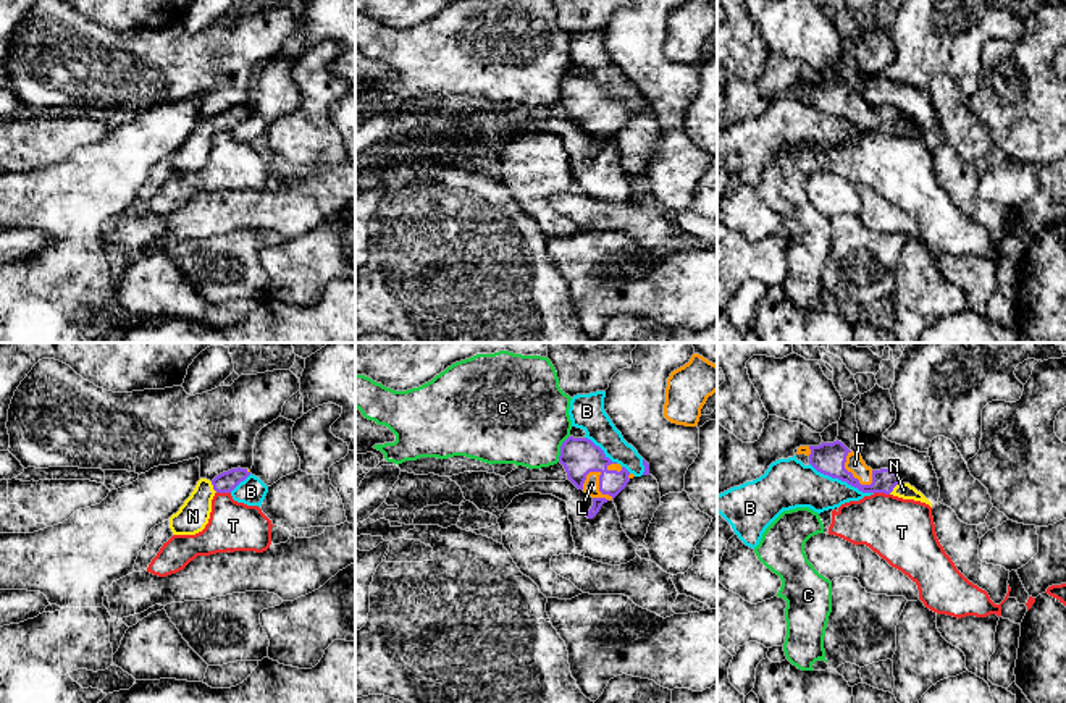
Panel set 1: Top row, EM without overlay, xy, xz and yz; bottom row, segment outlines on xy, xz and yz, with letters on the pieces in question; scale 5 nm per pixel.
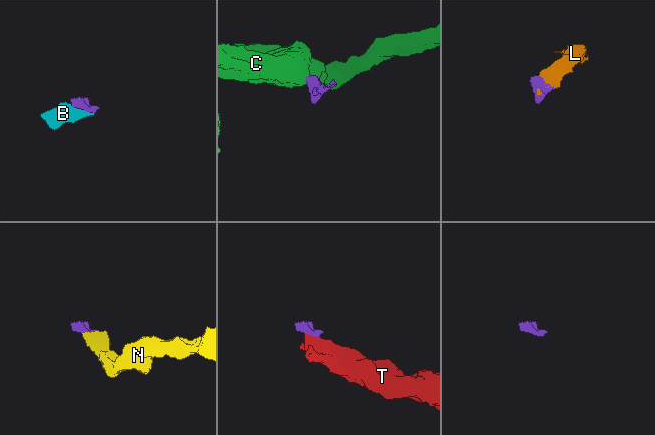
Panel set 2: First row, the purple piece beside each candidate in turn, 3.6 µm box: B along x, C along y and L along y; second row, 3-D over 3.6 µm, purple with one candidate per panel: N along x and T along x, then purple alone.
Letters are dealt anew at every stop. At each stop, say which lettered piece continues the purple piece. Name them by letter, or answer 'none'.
L, N

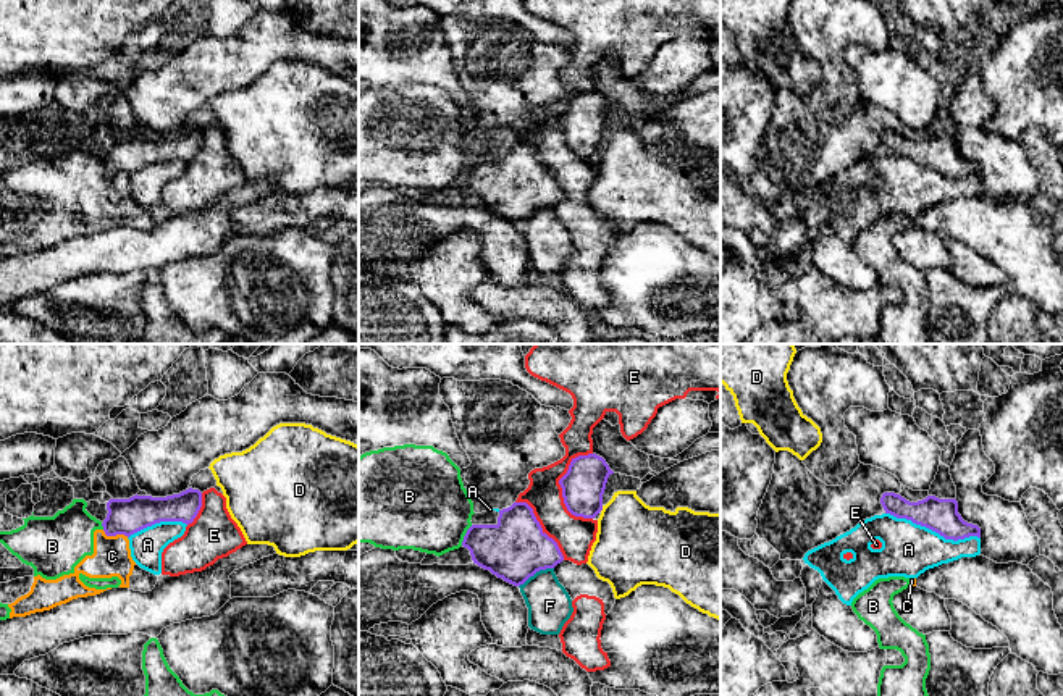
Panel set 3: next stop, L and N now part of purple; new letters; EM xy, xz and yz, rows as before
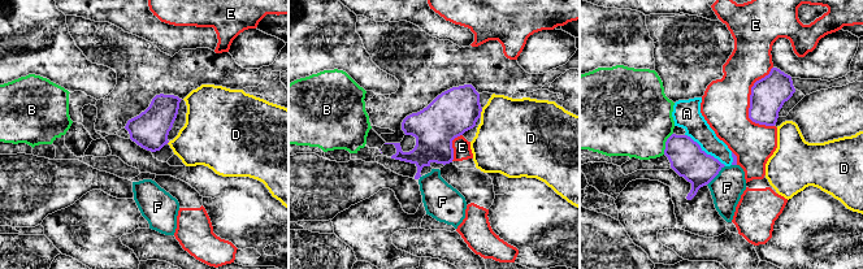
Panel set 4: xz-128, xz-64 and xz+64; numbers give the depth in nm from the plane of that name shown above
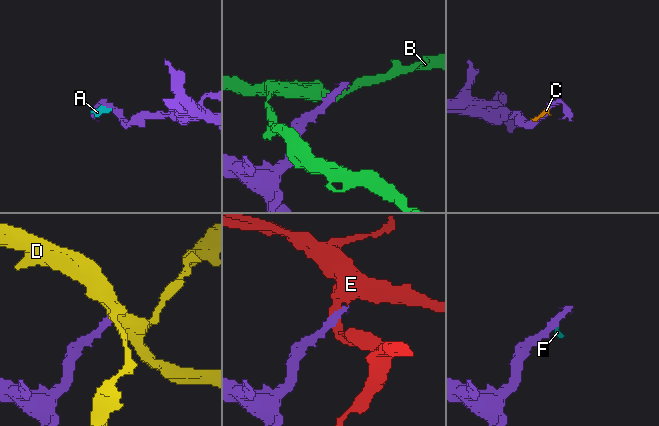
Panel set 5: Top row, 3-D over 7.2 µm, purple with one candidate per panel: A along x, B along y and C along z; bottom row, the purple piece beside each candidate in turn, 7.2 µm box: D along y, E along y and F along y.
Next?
none

